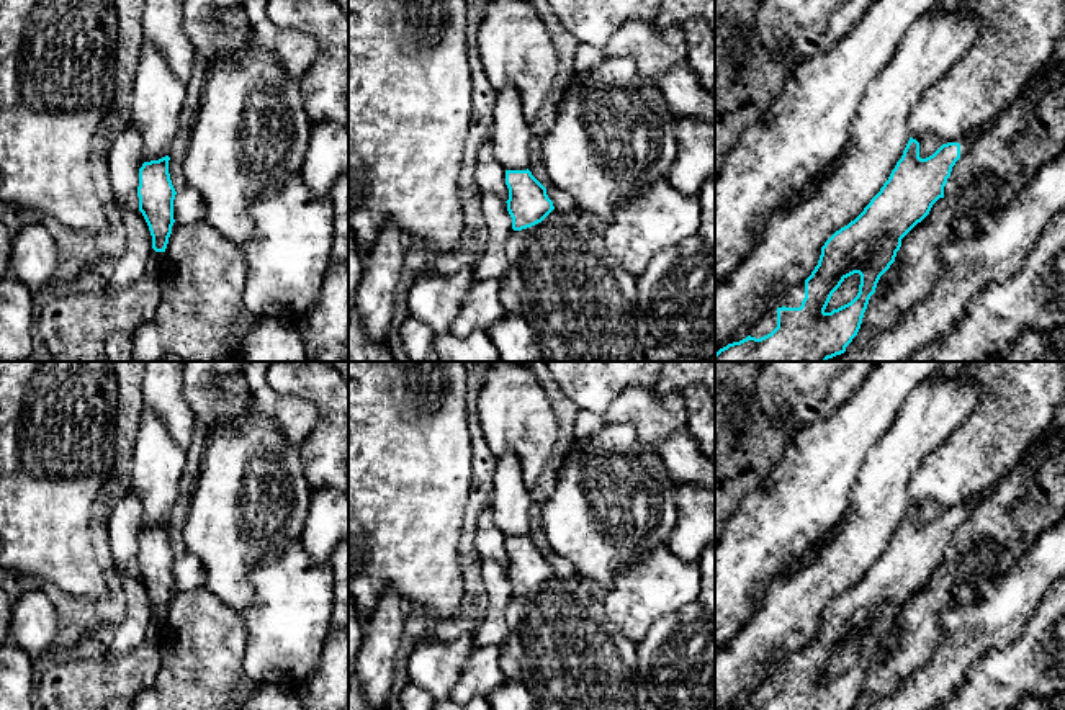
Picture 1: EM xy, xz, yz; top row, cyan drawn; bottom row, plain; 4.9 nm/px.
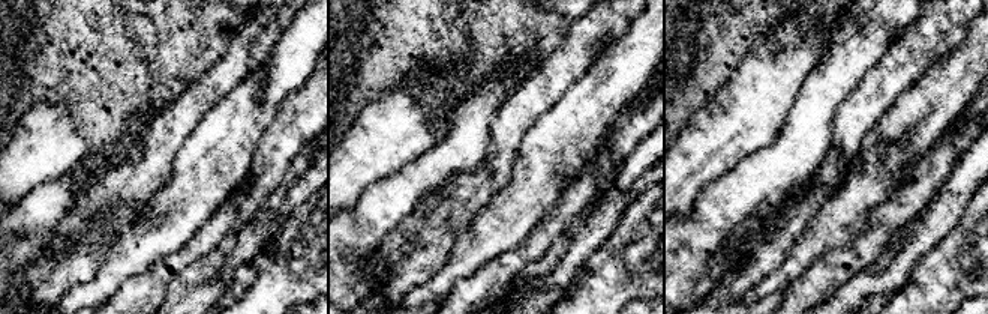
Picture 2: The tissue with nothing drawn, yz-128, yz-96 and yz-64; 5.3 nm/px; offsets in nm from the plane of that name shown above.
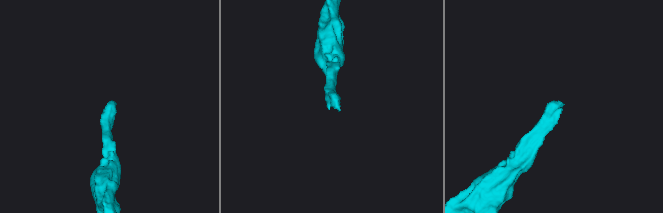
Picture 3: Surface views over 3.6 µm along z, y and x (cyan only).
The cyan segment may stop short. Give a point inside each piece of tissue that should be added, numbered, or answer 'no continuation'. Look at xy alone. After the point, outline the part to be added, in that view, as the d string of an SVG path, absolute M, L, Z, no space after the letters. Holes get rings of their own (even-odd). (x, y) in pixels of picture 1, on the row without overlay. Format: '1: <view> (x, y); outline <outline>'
no continuation

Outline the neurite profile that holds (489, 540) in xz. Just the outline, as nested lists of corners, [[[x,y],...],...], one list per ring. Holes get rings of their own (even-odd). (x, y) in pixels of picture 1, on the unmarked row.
[[[492,506],[481,510],[476,524],[476,555],[481,561],[496,561],[504,568],[509,566],[506,551],[506,535],[497,528],[492,517]]]

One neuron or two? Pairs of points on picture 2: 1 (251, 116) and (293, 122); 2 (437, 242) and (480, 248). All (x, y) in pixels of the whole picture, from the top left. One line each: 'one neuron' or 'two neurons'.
1: two neurons
2: two neurons

